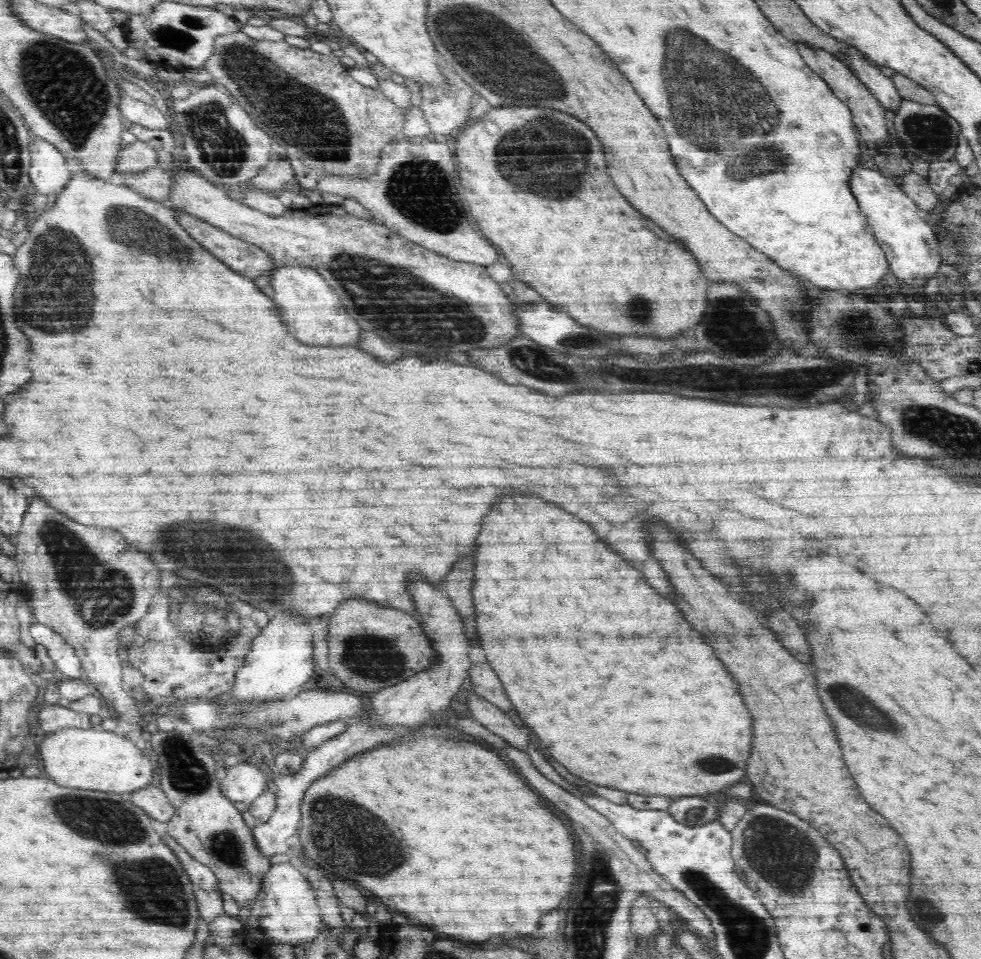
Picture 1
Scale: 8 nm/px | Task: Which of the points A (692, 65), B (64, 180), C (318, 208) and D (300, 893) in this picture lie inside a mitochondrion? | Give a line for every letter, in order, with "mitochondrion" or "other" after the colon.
A: mitochondrion
B: other
C: other
D: other

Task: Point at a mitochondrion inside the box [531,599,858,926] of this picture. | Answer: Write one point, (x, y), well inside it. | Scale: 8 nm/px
(787, 856)

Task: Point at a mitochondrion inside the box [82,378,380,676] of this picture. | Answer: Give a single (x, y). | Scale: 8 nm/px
(230, 559)

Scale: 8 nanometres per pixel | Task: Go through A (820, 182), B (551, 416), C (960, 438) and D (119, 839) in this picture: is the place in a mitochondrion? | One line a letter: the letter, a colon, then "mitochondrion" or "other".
A: other
B: other
C: mitochondrion
D: mitochondrion

